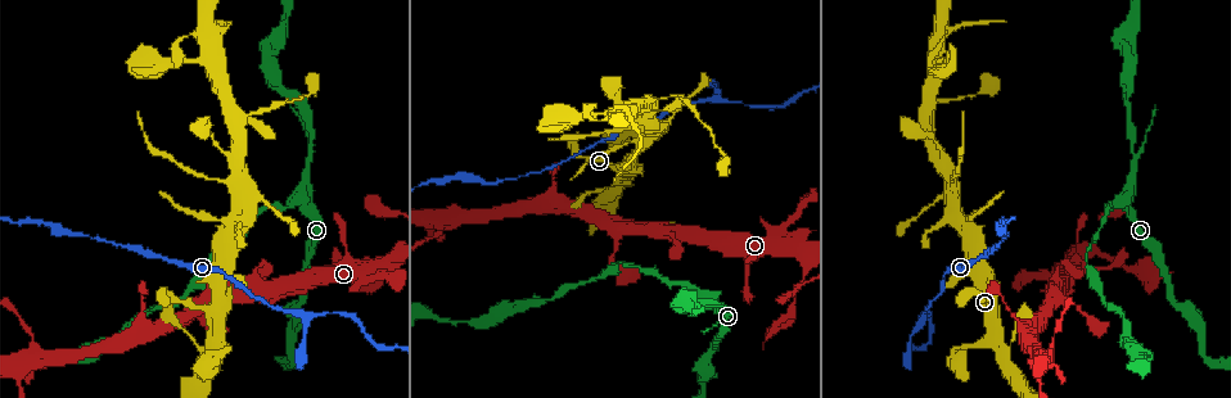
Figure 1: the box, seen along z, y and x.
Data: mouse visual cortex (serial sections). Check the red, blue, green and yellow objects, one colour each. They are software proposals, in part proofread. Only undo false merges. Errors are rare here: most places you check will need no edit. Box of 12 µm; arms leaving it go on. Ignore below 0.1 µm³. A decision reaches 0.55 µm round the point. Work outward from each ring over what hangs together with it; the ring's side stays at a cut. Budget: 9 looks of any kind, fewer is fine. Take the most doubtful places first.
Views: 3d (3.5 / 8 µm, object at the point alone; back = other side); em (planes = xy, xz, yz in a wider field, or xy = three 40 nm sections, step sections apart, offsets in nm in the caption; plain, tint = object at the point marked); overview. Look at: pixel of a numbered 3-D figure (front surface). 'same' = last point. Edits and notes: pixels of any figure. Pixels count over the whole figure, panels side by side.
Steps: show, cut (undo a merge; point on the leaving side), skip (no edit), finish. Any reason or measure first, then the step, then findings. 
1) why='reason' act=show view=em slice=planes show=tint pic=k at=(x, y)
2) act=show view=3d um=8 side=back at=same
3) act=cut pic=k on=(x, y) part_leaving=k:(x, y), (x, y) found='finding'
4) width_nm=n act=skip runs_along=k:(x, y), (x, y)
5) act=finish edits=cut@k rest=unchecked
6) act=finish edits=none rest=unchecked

why='thin arm on a thick one' act=show view=3d um=8 side=back pic=1 at=(239, 122)

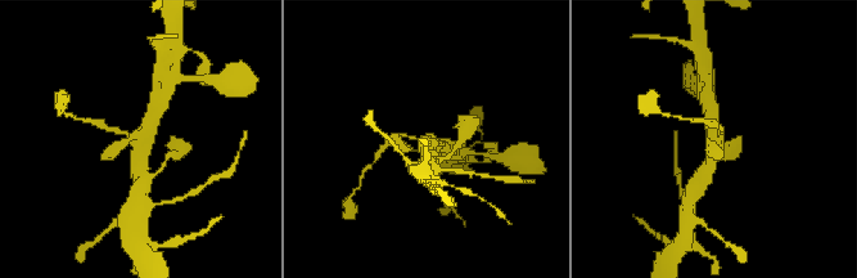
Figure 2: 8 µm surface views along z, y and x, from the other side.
act=show view=em slice=planes show=tint pic=2 at=(433, 139)

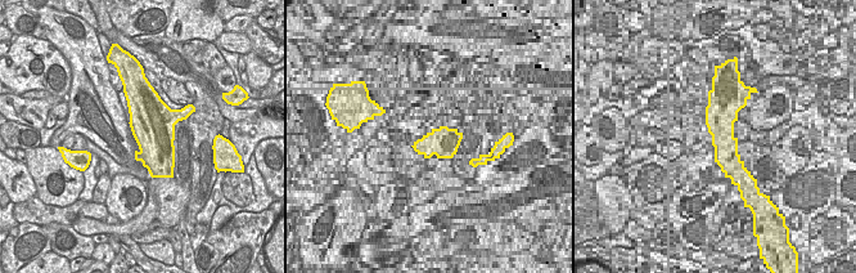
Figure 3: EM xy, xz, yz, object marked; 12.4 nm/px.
act=skip runs_along=2:(140, 174), (138, 148), (156, 107) found='all the same cell'

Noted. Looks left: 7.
why='a narrow waist' act=show view=3d um=3.5 pic=1 at=(742, 102)

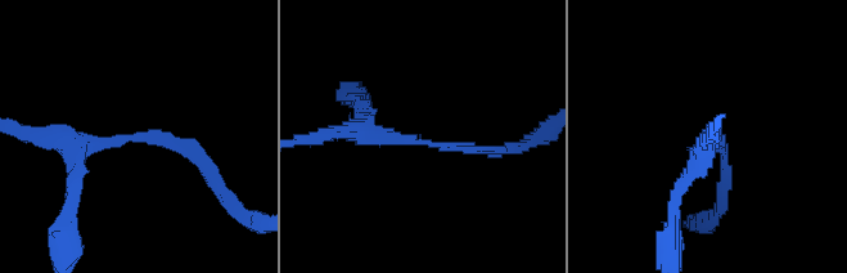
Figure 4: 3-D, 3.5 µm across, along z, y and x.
arm_widths_nm=150,250 why='now the EM' act=show view=em slice=xy step=3 show=tint pic=4 at=(138, 137)

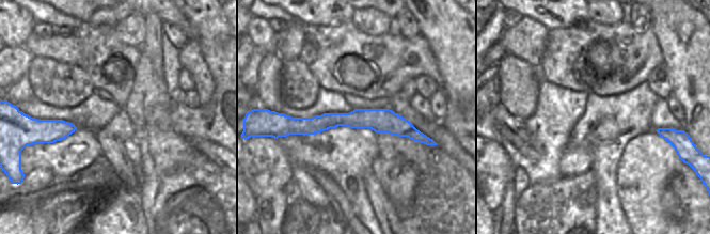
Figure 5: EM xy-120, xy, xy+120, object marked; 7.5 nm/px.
act=show view=em slice=planes show=tint at=same

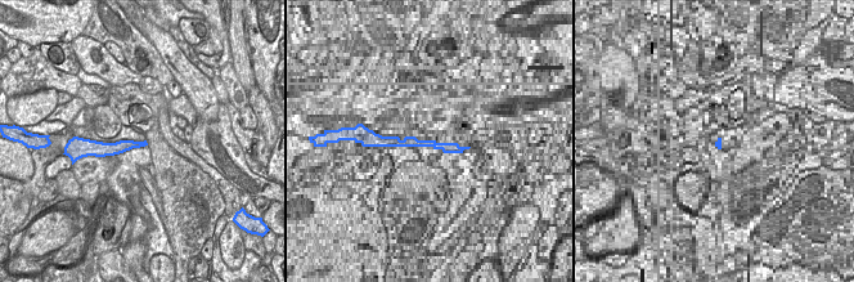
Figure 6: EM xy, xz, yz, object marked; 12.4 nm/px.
act=skip runs_along=4:(50, 139), (152, 135), (212, 170) found='one cell here'

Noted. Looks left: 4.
why='thin neck' act=show view=3d um=8 pic=1 at=(1134, 153)

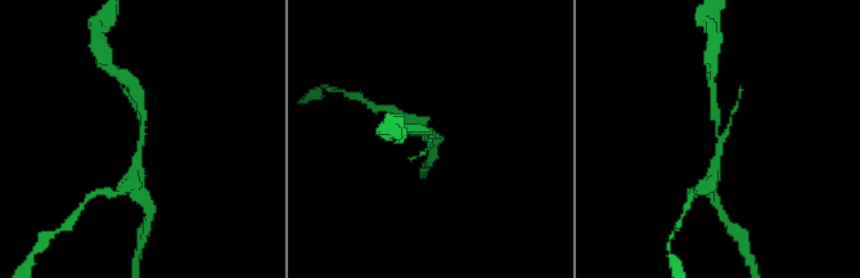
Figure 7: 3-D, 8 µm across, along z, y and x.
act=show view=3d um=3.5 pic=7 at=(144, 134)

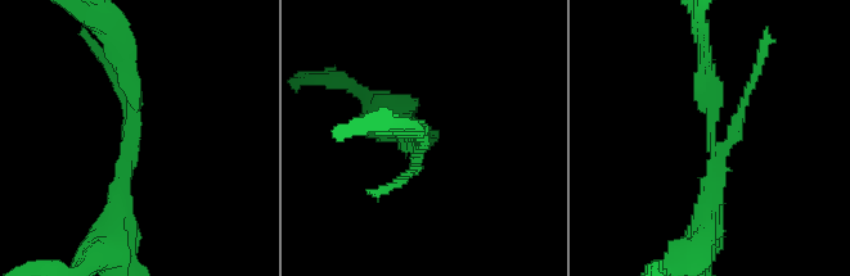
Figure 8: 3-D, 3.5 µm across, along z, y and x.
act=skip found='continuous, no second cell'

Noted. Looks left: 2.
why='calibre changes' act=show view=em slice=xy step=2 show=tint pic=1 at=(431, 212)

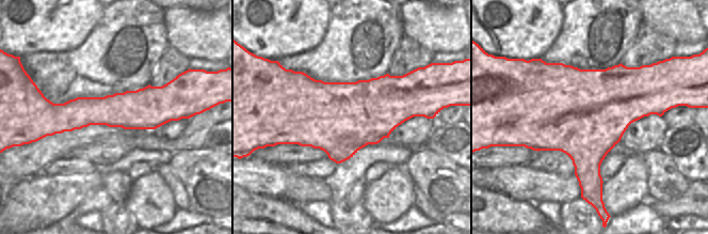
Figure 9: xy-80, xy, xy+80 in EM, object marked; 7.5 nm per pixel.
act=show view=3d um=3.5 at=same

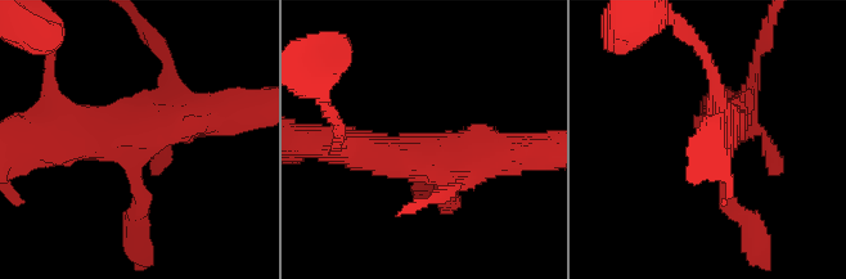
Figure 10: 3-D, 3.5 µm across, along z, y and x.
act=skip runs_along=10:(193, 116), (138, 140), (134, 230) found='one cell here'

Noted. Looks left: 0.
act=finish edits=none rest=unchecked

